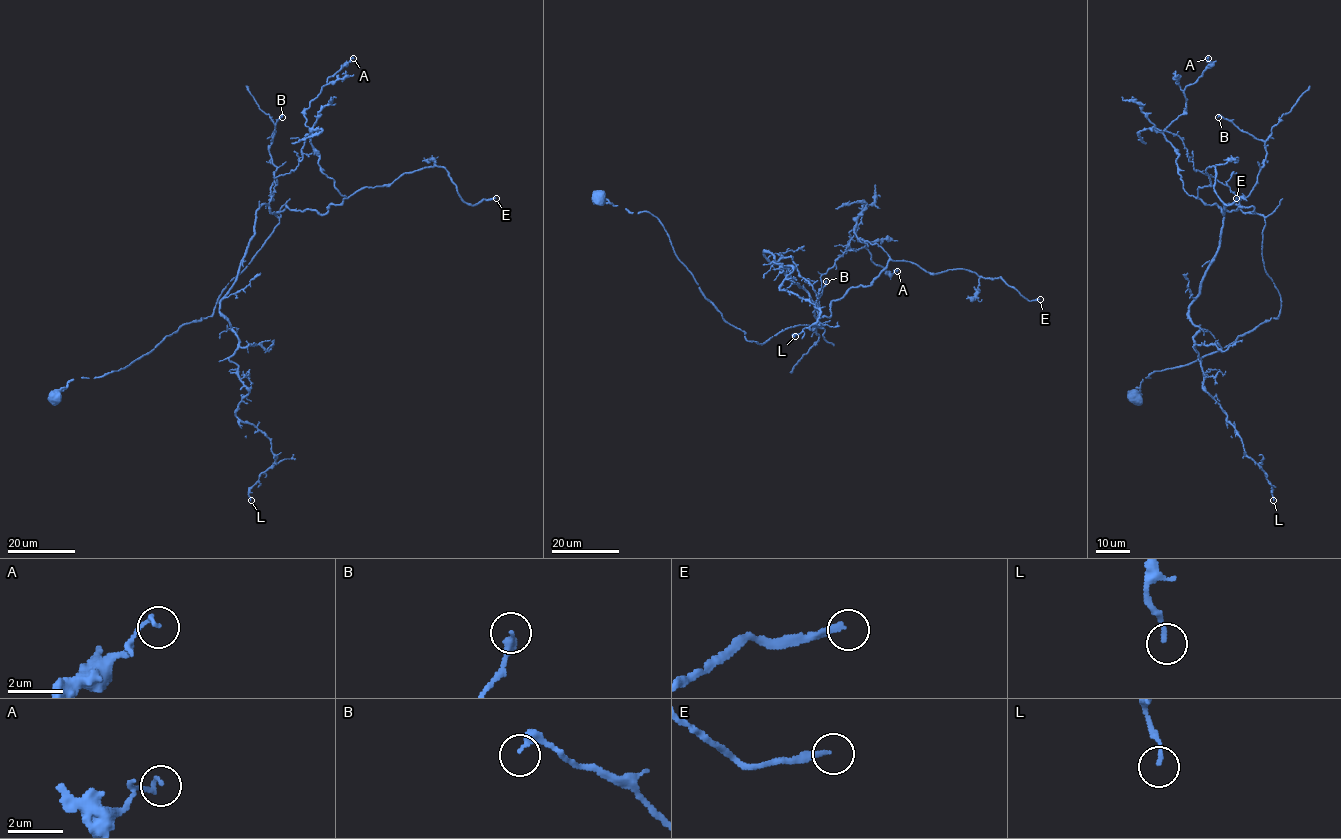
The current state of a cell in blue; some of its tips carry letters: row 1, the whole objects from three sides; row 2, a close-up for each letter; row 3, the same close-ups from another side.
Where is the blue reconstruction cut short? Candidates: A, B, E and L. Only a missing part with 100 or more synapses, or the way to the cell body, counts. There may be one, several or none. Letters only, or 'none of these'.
E

